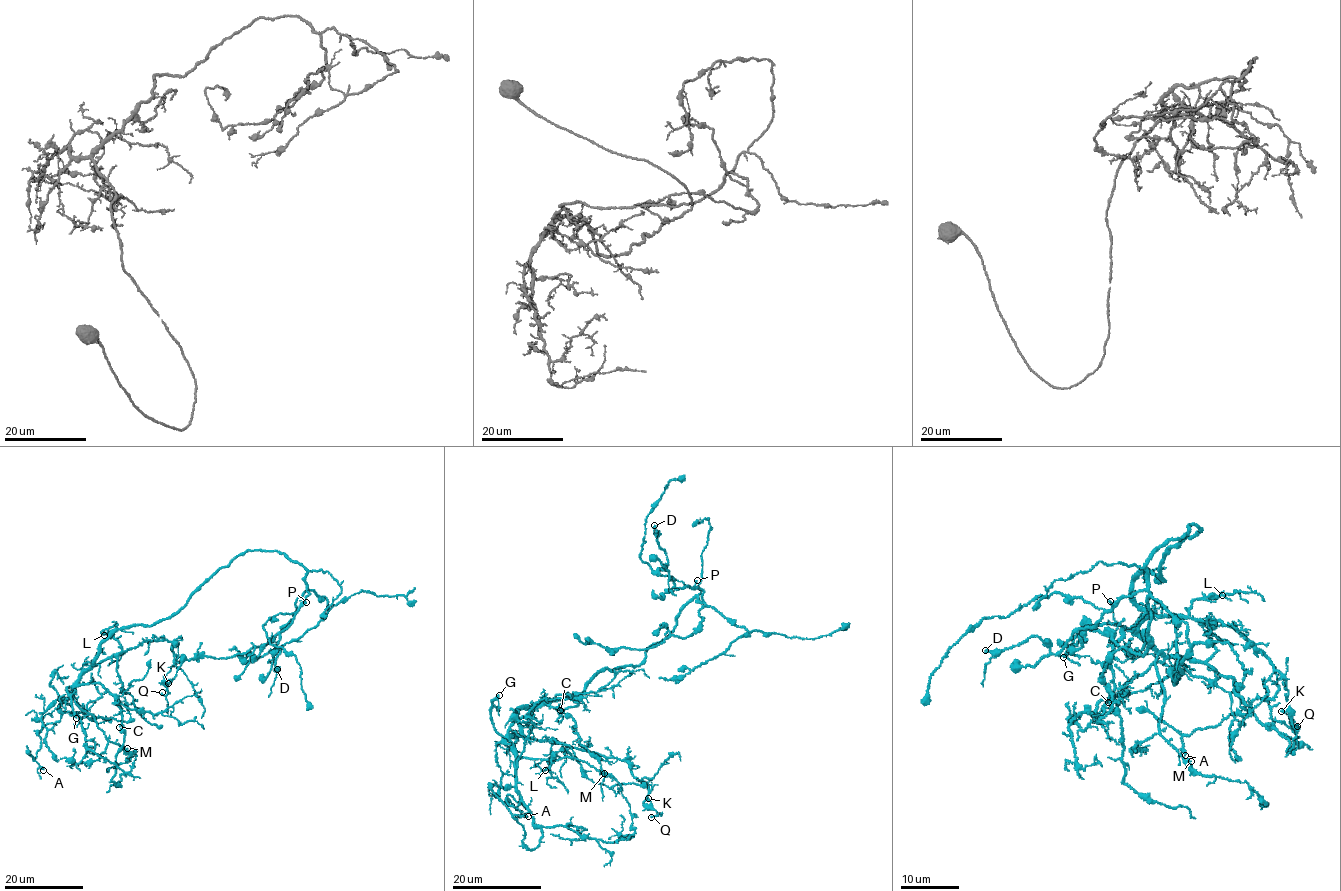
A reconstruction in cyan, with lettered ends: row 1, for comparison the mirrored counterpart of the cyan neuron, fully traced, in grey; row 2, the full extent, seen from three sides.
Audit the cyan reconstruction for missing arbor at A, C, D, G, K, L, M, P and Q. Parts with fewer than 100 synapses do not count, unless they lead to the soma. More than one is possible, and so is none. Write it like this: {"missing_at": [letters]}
{"missing_at": ["G"]}

